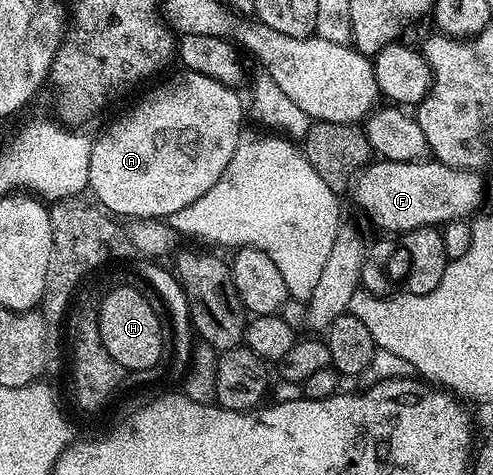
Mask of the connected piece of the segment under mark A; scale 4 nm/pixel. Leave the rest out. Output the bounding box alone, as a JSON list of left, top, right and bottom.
[88,70,246,221]

